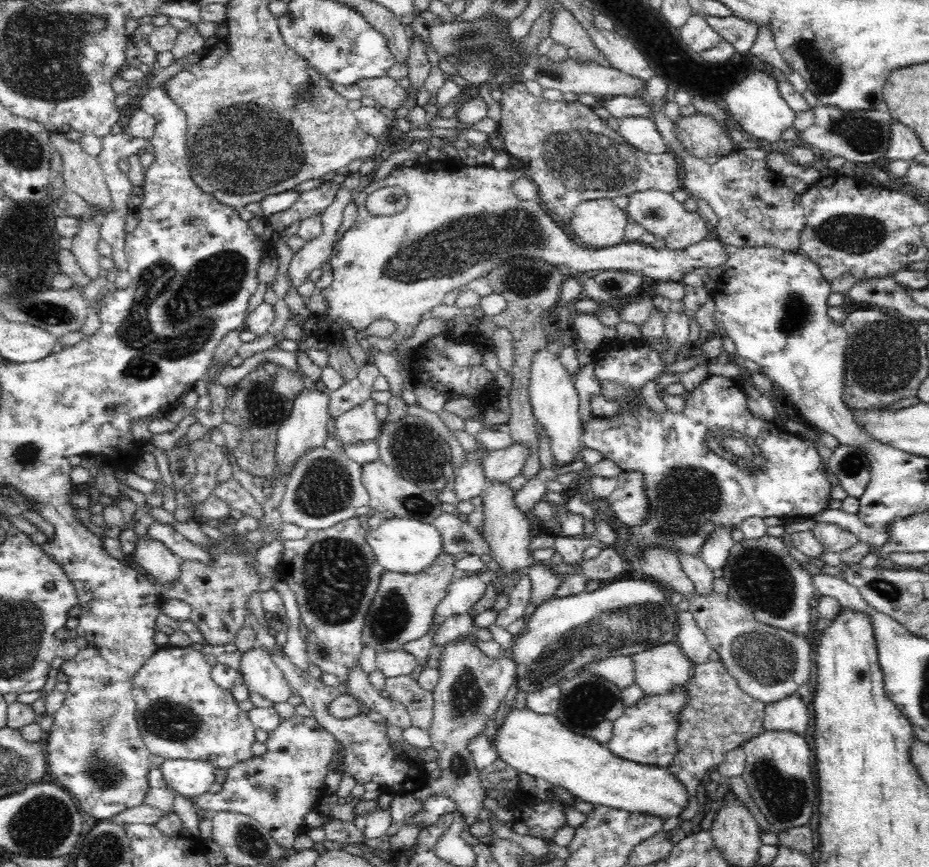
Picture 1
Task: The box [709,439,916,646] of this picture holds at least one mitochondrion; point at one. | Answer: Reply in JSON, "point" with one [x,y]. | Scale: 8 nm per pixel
{"point":[761,578]}

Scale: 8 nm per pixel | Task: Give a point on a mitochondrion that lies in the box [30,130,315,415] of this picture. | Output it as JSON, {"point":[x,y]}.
{"point":[180,310]}

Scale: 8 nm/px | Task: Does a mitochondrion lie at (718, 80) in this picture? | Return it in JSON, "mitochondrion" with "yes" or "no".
{"mitochondrion":"no"}

